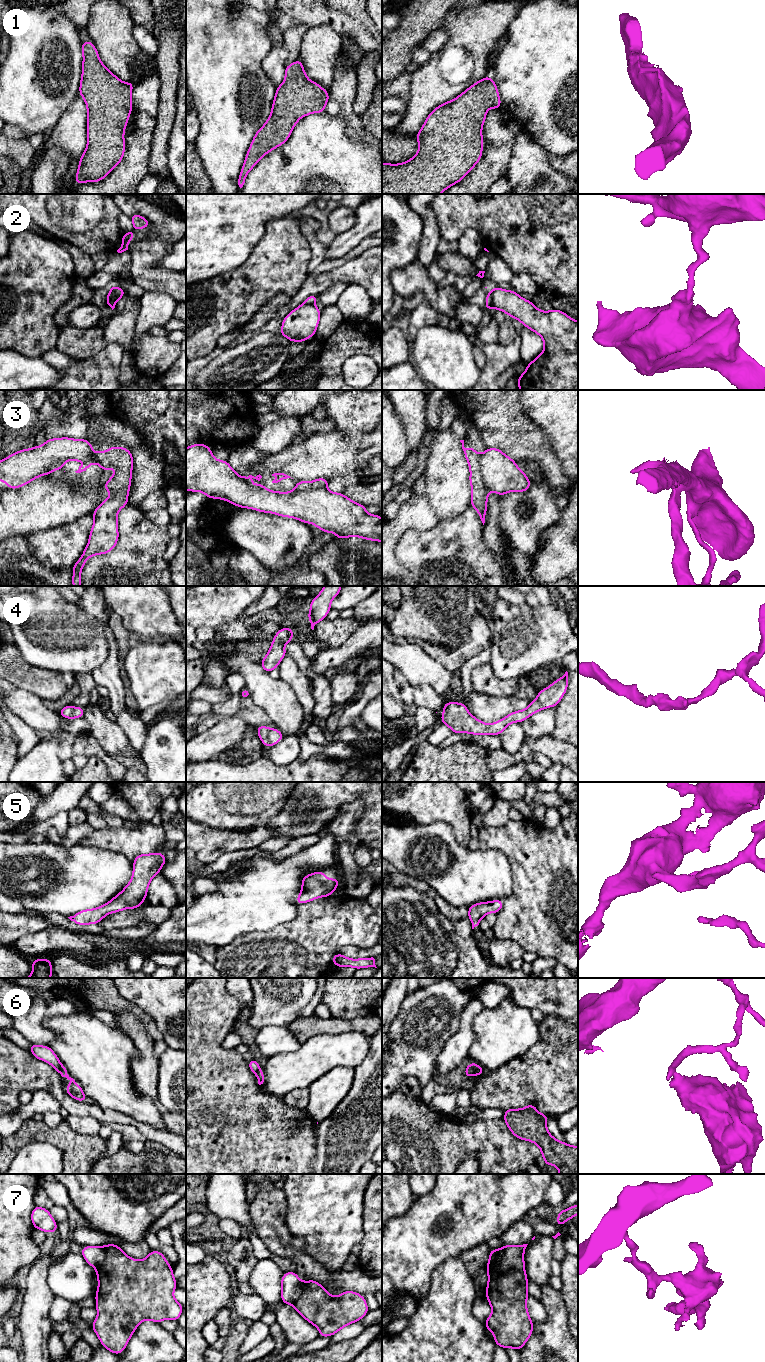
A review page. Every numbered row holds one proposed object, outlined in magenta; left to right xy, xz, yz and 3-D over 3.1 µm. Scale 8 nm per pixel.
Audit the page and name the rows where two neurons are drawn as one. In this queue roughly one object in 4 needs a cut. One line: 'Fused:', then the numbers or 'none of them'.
Fused: 2, 3, 6, 7

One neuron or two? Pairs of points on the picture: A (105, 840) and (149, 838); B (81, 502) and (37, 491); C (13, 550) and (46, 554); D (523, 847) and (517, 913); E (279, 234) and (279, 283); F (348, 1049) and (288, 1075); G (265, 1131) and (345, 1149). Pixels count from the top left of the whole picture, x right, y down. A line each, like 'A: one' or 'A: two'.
A: one
B: one
C: two
D: one
E: one
F: one
G: two

